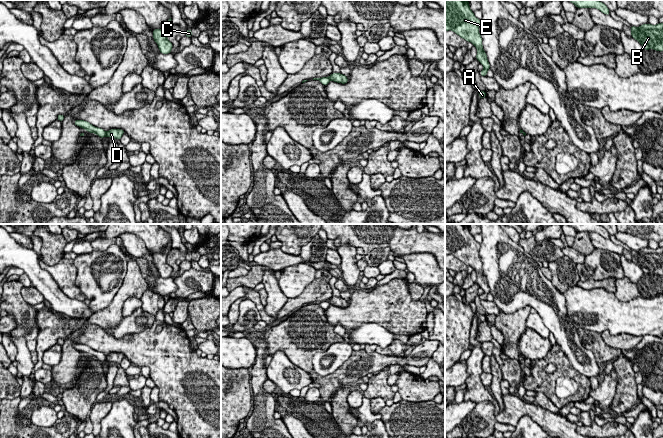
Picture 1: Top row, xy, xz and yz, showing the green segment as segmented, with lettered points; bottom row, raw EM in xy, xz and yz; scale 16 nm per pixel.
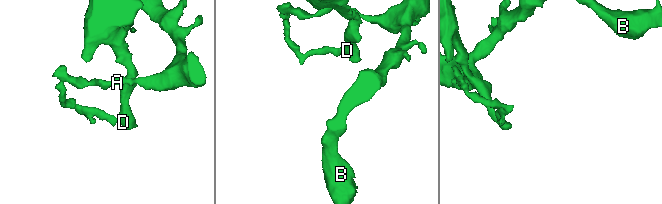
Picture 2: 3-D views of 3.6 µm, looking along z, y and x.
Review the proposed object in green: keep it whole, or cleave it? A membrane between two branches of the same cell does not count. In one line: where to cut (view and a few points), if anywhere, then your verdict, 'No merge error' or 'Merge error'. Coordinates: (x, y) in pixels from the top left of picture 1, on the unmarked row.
Split along xy (105, 356), (106, 359). Merge error

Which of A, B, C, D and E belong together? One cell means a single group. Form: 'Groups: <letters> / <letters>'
Groups: A B C / D E

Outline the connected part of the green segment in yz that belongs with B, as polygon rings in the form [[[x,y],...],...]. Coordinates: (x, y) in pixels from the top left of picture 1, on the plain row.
[[[663,247],[642,248],[640,251],[631,250],[630,253],[631,260],[643,270],[643,273],[663,275]]]

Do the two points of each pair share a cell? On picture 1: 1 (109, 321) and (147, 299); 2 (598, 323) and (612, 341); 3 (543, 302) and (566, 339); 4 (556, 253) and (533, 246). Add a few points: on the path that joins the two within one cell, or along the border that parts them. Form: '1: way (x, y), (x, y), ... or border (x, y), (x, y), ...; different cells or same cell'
1: border (148, 289), (140, 298); different cells
2: border (601, 332), (607, 330), (611, 334), (626, 334); different cells
3: way (552, 311), (564, 330); same cell
4: way (550, 252), (539, 251); same cell

